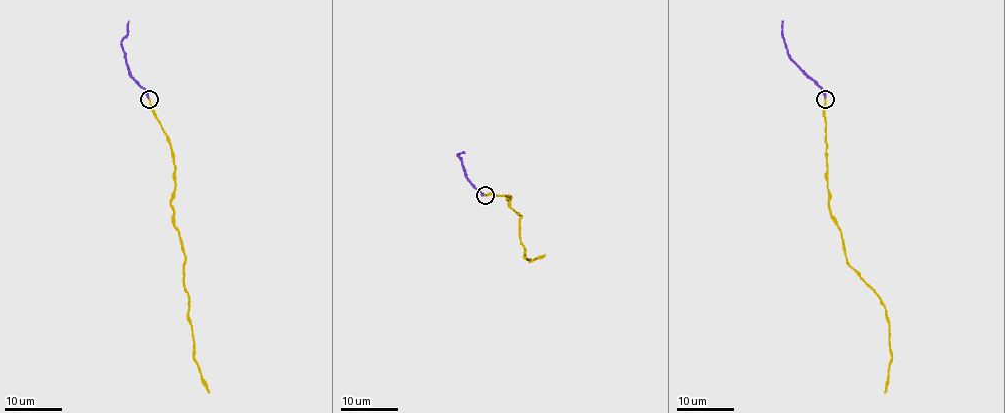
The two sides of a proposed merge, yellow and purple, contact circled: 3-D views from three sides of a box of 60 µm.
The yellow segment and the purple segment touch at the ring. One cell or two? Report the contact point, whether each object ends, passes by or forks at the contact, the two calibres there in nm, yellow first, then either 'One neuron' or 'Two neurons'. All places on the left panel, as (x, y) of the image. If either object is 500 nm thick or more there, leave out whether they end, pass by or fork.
Place: (149, 99). At the ring yellow ends. At the ring purple ends. Thickness 220 nm (yellow) against 360 nm. One neuron

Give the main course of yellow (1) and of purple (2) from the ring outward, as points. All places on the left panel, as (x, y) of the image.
1: (149, 99), (171, 147), (175, 182), (171, 207), (185, 263), (184, 289), (188, 294), (194, 361), (209, 392)
2: (149, 98), (133, 78), (125, 57), (122, 39), (129, 20)

